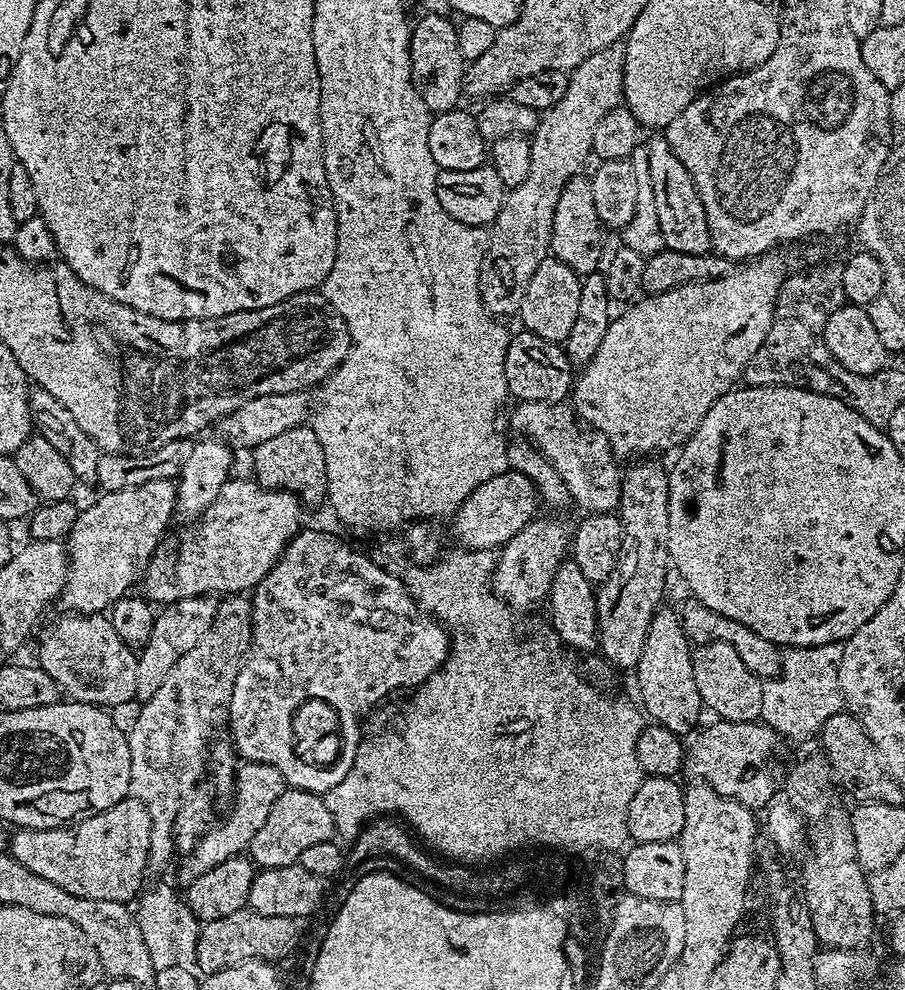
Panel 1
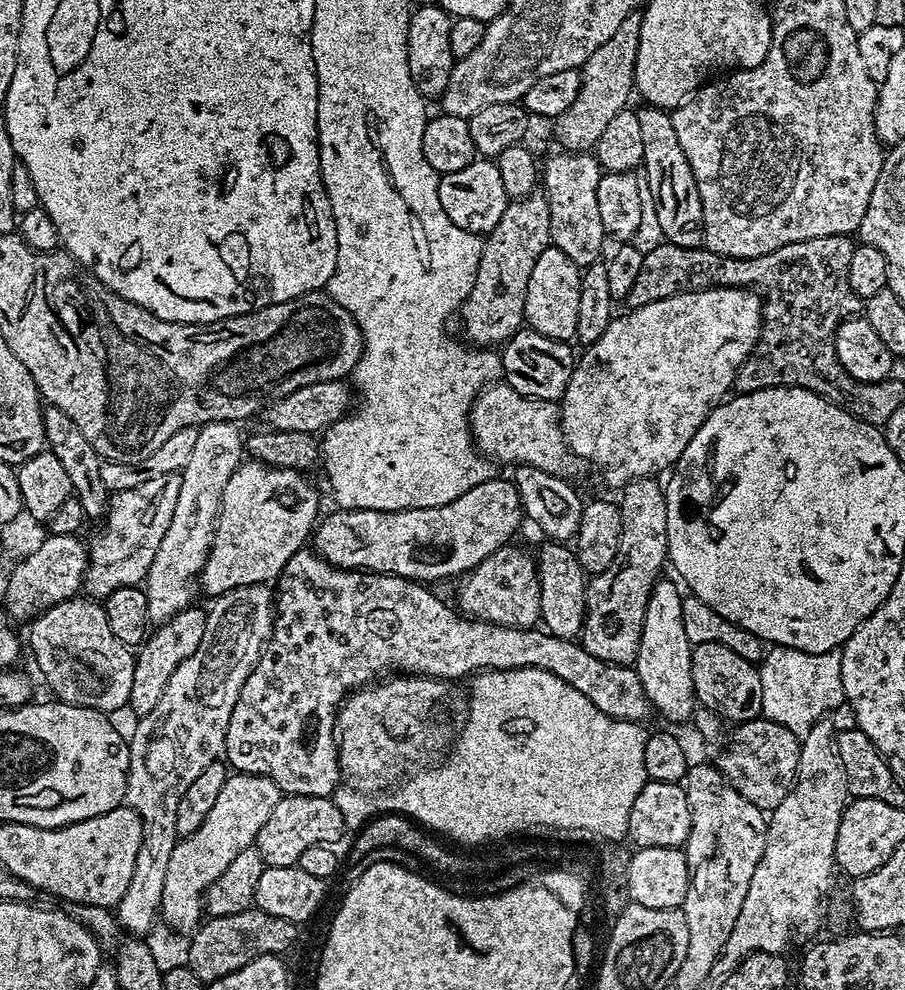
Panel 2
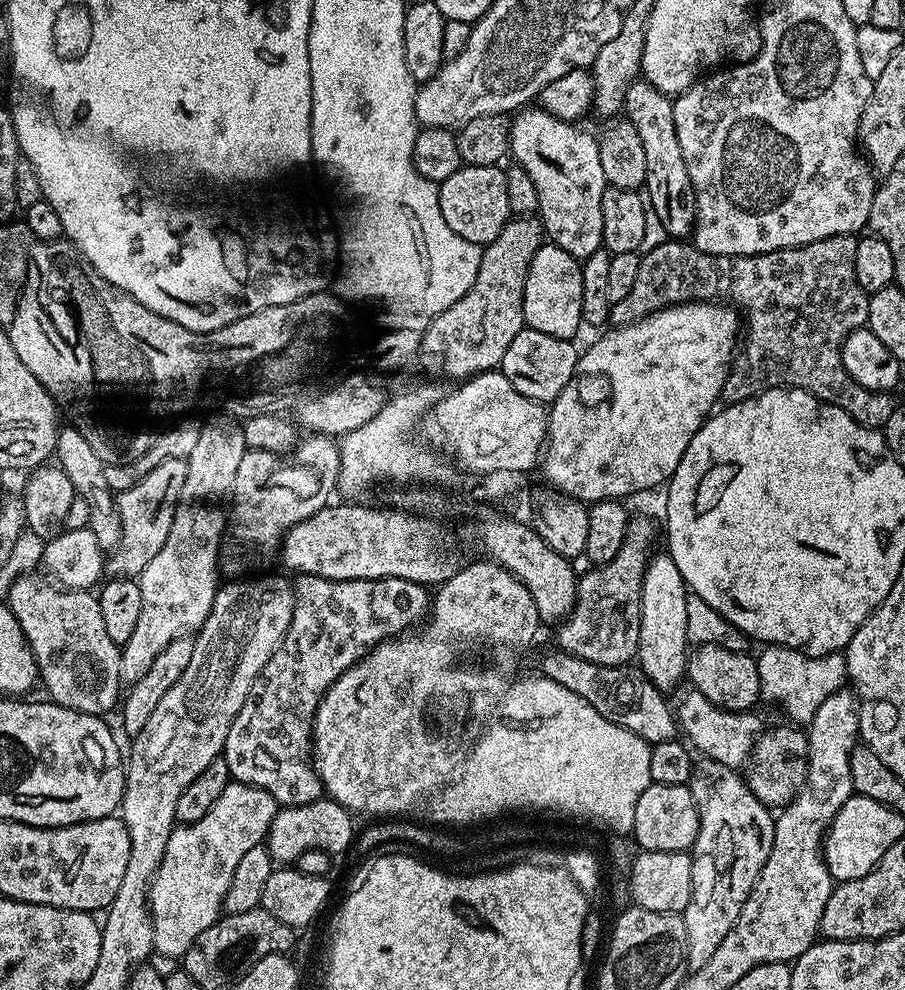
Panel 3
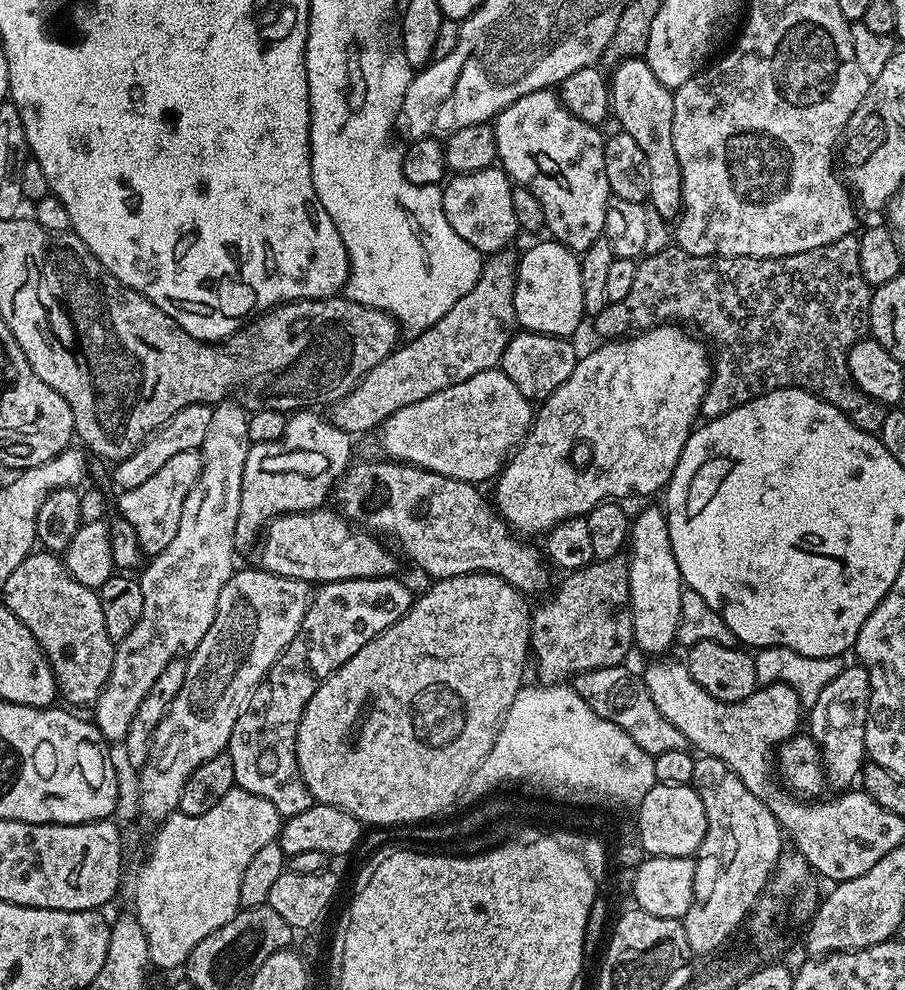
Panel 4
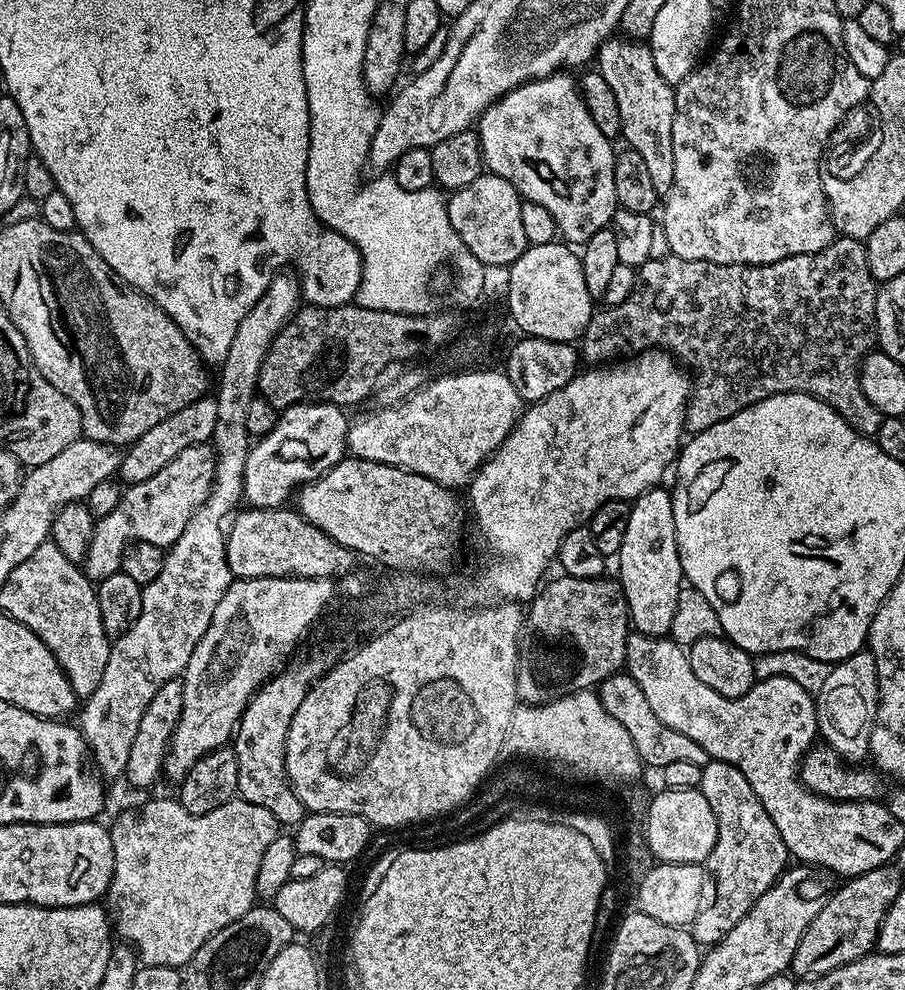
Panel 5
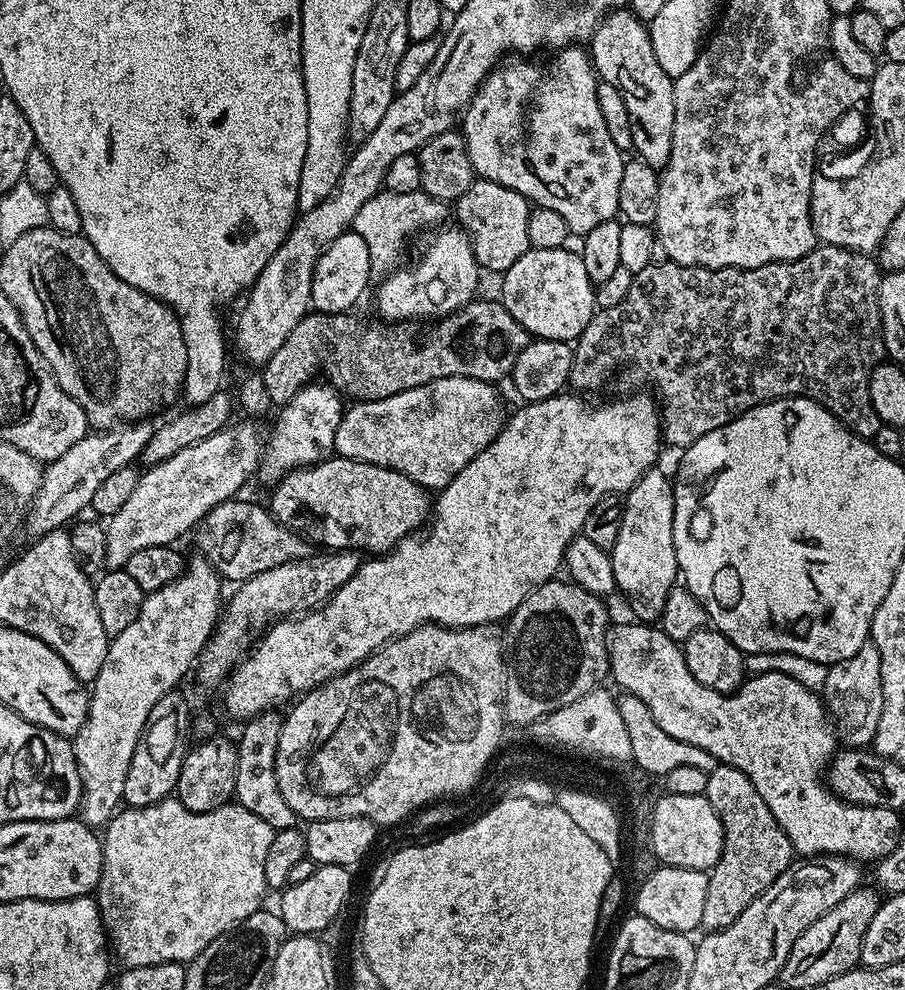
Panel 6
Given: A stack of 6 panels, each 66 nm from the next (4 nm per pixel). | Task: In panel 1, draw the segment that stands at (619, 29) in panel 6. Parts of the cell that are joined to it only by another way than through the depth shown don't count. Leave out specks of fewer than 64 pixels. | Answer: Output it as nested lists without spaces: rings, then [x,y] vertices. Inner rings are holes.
[[[656,134],[646,144],[650,162],[650,177],[653,182],[655,209],[658,210],[659,229],[667,250],[678,250],[678,254],[709,254],[713,251],[710,226],[702,198],[694,186],[692,176],[678,162],[674,150],[670,150],[667,139]]]

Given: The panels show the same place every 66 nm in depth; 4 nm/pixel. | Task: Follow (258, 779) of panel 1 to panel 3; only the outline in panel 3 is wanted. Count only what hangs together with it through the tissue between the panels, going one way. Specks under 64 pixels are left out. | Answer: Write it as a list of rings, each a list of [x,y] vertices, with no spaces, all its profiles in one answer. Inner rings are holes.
[[[229,782],[226,790],[218,794],[218,802],[210,806],[209,812],[198,822],[180,824],[172,829],[170,842],[166,844],[166,854],[158,866],[156,875],[150,881],[148,890],[148,906],[152,910],[154,926],[154,948],[157,953],[171,958],[183,957],[186,950],[202,934],[202,930],[210,930],[214,922],[220,919],[226,898],[226,890],[230,890],[230,878],[234,878],[234,870],[238,870],[238,862],[254,846],[264,844],[270,822],[274,822],[278,805],[266,790],[249,784]]]

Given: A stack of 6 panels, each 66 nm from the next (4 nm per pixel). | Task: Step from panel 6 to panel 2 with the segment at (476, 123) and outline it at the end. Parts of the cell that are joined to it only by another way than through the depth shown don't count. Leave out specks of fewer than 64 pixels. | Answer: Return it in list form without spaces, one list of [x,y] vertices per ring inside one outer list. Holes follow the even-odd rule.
[[[556,150],[542,164],[542,192],[550,206],[551,247],[562,250],[562,254],[566,254],[566,258],[582,270],[601,259],[600,251],[606,245],[602,218],[598,214],[598,182],[601,175],[599,162],[595,155],[588,152]]]

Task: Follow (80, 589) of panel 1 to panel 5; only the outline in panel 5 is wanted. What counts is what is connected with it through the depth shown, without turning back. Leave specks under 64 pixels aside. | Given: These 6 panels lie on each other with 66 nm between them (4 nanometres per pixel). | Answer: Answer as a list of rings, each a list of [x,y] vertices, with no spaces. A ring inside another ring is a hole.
[[[195,444],[190,450],[182,450],[174,462],[166,462],[154,478],[131,485],[130,507],[140,540],[150,542],[162,549],[169,549],[172,543],[186,530],[186,522],[196,511],[204,507],[204,499],[210,494],[216,477],[216,454],[211,445]]]

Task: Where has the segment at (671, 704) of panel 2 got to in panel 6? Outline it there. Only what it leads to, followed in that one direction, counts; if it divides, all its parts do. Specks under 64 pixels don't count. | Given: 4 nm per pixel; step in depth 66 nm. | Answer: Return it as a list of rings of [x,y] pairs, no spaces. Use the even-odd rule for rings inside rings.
[[[661,470],[648,472],[623,497],[624,513],[622,527],[618,529],[618,542],[610,549],[614,578],[619,595],[628,599],[628,608],[635,619],[640,622],[659,621],[662,610],[668,601],[672,588],[678,584],[678,569],[676,567],[676,551],[674,550],[674,484]]]

